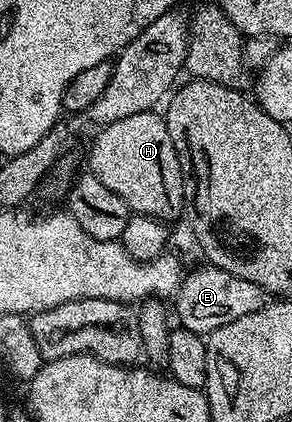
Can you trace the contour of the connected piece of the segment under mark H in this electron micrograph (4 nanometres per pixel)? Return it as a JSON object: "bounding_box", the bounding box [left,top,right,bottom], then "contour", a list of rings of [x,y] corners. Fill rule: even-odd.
{"bounding_box":[89,112,188,223],"contour":[[[161,112],[128,115],[128,119],[116,119],[116,123],[103,125],[97,132],[90,145],[89,172],[108,191],[120,195],[131,214],[149,215],[167,223],[173,223],[181,213],[183,216],[188,202],[182,185],[182,164]]]}

